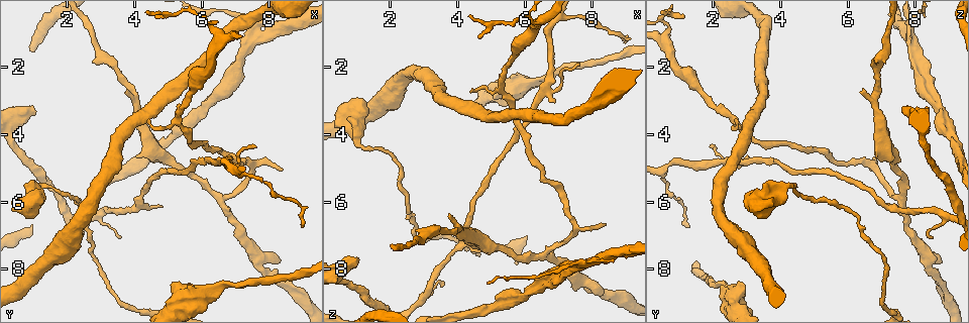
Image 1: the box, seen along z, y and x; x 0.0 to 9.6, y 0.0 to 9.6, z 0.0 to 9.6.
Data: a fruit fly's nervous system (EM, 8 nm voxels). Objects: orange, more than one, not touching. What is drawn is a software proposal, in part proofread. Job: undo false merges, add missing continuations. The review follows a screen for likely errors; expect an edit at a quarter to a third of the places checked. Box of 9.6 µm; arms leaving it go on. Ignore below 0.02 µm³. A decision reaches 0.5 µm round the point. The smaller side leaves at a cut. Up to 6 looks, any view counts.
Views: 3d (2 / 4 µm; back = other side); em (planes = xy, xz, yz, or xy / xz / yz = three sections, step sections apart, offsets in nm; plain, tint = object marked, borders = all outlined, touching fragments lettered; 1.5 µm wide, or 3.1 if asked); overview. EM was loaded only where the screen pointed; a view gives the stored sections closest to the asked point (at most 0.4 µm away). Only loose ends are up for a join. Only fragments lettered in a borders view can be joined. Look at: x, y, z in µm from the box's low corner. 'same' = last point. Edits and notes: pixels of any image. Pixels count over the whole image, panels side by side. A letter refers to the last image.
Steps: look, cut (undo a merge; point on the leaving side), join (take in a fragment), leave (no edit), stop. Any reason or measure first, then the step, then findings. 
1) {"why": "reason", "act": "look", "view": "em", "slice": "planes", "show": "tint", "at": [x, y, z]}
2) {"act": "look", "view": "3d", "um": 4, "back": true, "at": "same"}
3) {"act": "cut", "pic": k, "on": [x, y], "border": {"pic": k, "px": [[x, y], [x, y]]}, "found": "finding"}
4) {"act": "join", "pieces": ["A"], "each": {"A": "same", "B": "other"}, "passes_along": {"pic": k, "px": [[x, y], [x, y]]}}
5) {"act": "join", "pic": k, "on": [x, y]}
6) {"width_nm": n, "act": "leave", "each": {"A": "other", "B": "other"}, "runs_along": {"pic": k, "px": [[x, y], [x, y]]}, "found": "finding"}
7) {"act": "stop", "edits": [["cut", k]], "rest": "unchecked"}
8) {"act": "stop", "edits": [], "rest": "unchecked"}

{"why": "an open end", "act": "look", "view": "em", "slice": "yz", "step": 8, "show": "borders", "at": [6.90, 4.65, 3.10]}

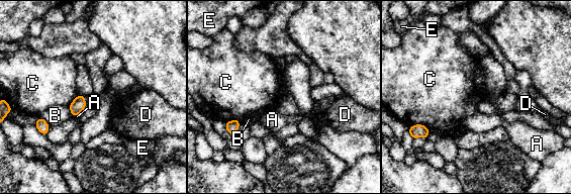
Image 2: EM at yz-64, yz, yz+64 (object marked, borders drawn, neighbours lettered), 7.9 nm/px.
{"why": "another direction", "act": "look", "view": "em", "slice": "planes", "show": "borders", "at": "same"}

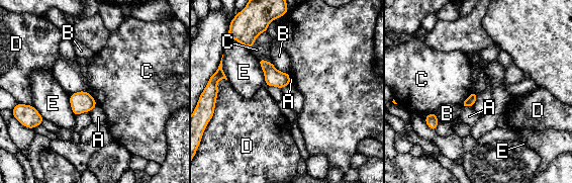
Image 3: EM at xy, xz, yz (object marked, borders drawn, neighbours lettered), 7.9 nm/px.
{"longest_contact_nm": ["C", 240], "act": "leave", "each": {"A": "other", "B": "other", "C": "other", "D": "other", "E": "other"}, "border": {"pic": 3, "px": [[70, 94], [87, 91], [97, 103]]}, "found": "none of them fits"}

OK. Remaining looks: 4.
{"why": "free end", "act": "look", "view": "3d", "um": 4, "at": [1.05, 3.40, 7.70]}

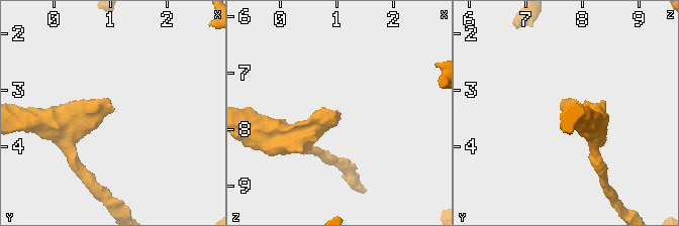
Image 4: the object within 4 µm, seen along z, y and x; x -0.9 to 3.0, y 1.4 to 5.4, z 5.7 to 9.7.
{"act": "look", "view": "em", "slice": "planes", "show": "plain", "at": [1.05, 3.30, 7.70]}

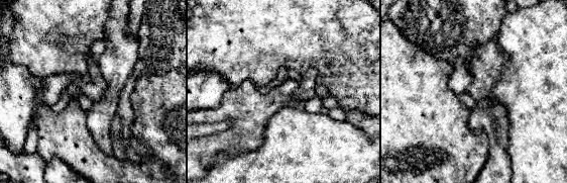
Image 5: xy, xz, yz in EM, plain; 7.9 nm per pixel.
{"act": "look", "view": "em", "slice": "planes", "show": "borders", "at": "same"}

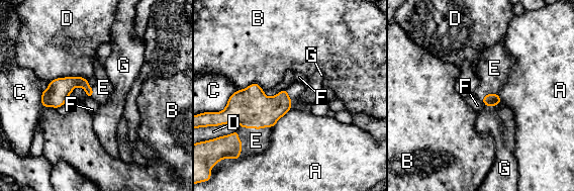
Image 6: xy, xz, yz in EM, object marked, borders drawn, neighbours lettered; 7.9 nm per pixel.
{"act": "join", "pieces": ["E"], "each": {"A": "other", "B": "other", "C": "other", "D": "other", "E": "same", "F": "other", "G": "other"}, "passes_along": {"pic": 6, "px": [[251, 108], [256, 128], [254, 140]]}, "found": "the neuron continues"}

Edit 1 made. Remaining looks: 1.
{"act": "stop", "edits": [["join", 6]], "rest": "unchecked"}

